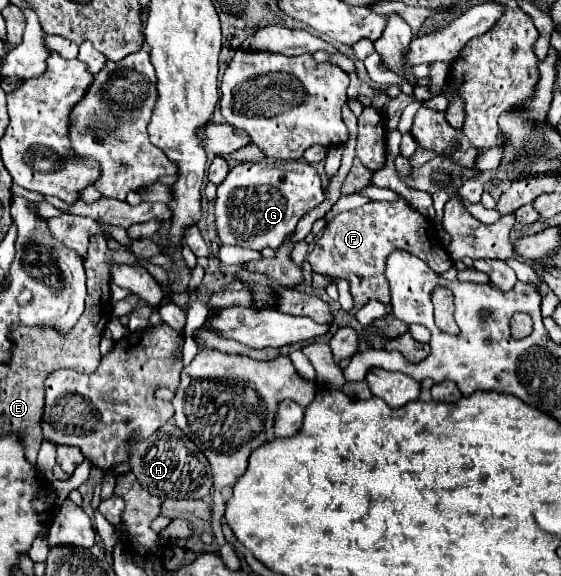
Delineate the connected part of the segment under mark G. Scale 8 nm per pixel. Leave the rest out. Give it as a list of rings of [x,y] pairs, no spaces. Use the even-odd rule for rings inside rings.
[[[240,162],[218,186],[214,214],[220,244],[252,250],[278,248],[296,222],[324,200],[320,174],[308,162]]]

